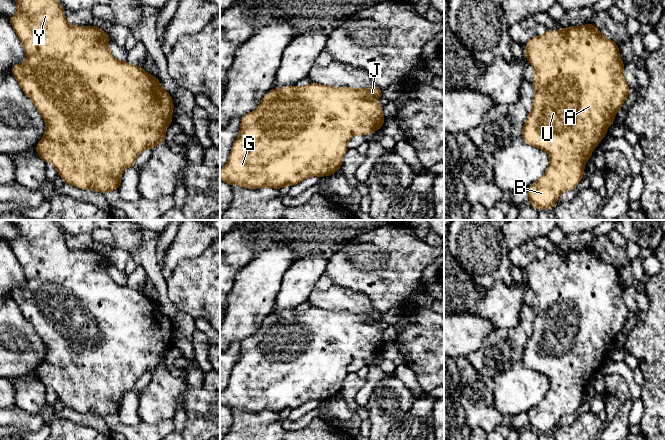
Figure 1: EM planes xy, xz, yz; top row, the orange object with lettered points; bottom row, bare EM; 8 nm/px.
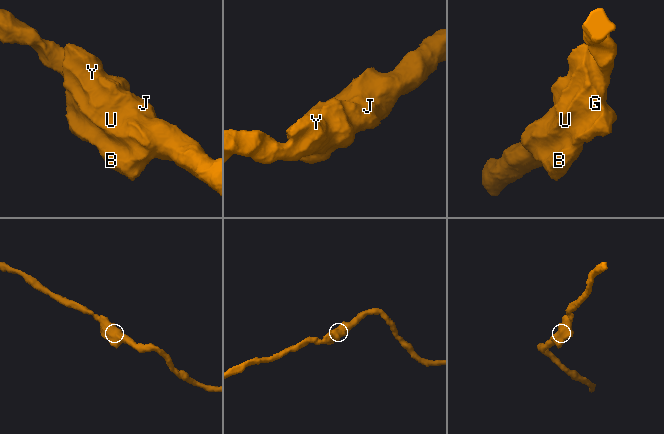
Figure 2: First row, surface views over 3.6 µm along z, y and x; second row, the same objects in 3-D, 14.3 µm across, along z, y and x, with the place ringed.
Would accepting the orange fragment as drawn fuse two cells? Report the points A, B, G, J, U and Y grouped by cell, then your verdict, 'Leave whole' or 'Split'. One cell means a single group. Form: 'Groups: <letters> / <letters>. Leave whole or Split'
Groups: A B G J U Y. Leave whole

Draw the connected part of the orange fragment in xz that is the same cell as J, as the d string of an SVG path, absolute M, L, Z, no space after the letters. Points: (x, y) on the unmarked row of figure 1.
M310 307L304 311L285 310L279 313L272 312L264 319L262 326L253 336L241 341L239 360L233 367L226 389L220 393L220 403L232 410L237 409L250 413L270 411L280 414L285 409L288 411L294 410L310 400L323 401L332 399L341 392L342 384L346 375L348 374L347 367L350 365L350 363L355 359L365 360L373 355L381 353L383 346L386 344L382 337L382 329L374 324L370 324L370 321L382 321L381 312L376 309L371 312L361 313L355 313L352 311L328 311L326 309L320 309L317 307Z

